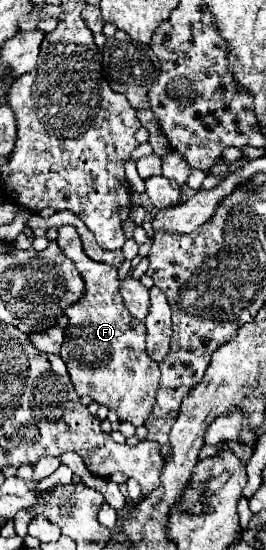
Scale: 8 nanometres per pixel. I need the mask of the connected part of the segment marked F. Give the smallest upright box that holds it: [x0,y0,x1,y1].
[56,226,160,426]

